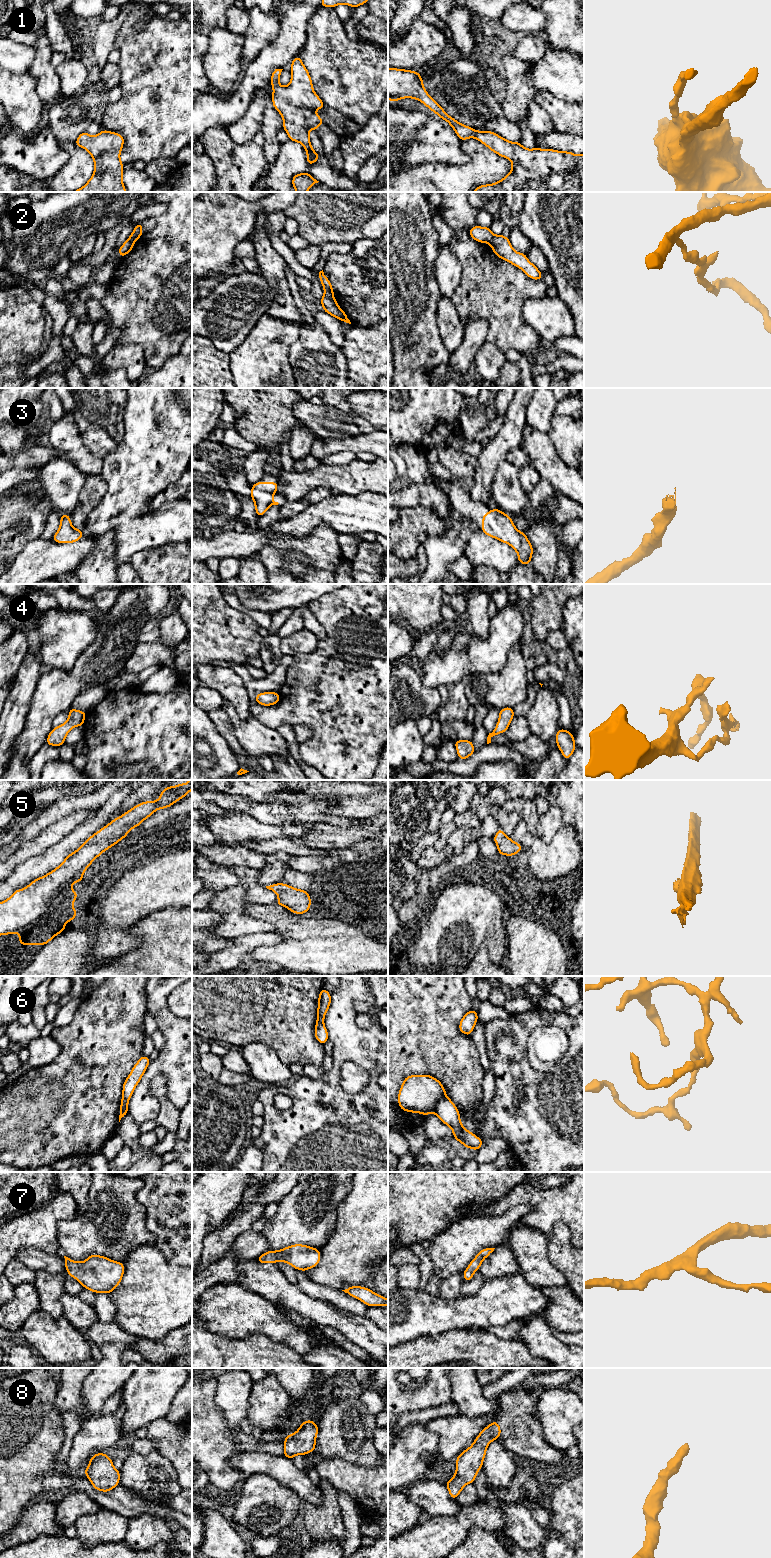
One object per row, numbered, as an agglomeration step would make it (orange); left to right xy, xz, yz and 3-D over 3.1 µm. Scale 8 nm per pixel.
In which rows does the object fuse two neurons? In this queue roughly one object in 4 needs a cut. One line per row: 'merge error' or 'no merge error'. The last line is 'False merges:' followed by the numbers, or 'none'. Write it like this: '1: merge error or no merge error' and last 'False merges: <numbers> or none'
1: no merge error
2: merge error
3: no merge error
4: no merge error
5: no merge error
6: merge error
7: no merge error
8: no merge error
False merges: 2, 6

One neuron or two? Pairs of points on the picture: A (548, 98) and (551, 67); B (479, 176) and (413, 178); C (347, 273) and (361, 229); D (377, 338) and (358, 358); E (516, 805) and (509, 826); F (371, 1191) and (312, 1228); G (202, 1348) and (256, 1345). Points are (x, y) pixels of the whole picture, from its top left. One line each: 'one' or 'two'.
A: two
B: one
C: two
D: one
E: two
F: two
G: one

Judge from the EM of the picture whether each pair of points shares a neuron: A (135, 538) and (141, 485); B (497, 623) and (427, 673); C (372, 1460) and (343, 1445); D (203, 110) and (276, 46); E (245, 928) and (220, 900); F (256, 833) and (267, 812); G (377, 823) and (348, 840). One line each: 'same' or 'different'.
A: different
B: same
C: same
D: same
E: same
F: different
G: same

